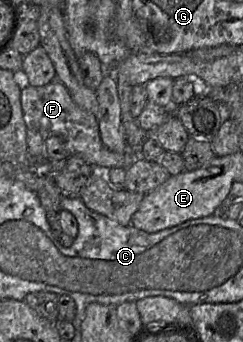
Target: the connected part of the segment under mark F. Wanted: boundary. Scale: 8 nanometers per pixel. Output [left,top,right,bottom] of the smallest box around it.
[20,80,141,171]

